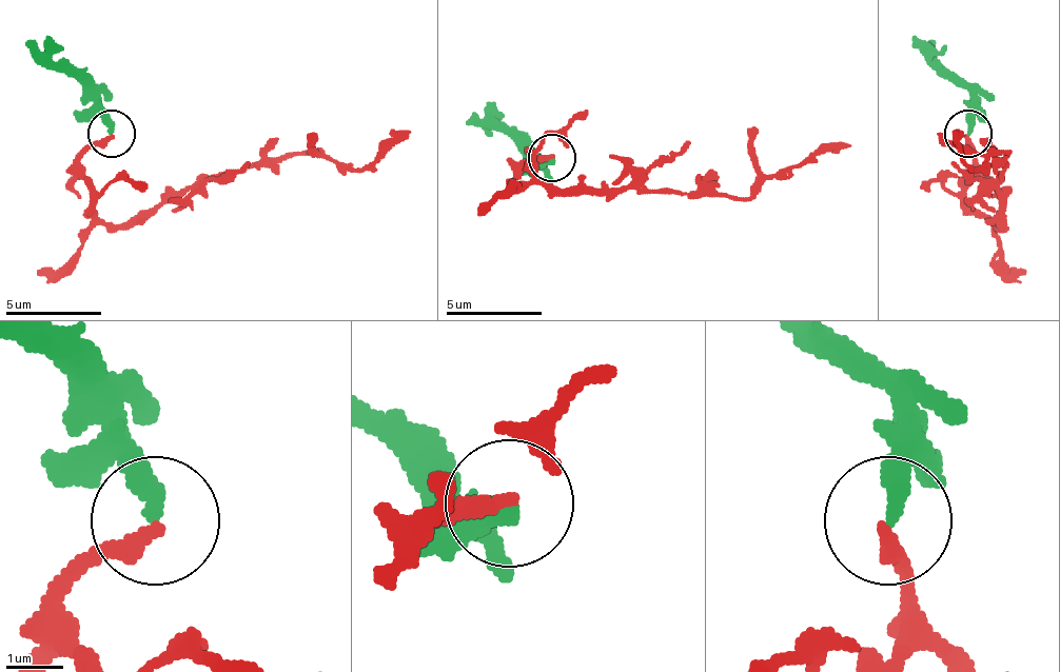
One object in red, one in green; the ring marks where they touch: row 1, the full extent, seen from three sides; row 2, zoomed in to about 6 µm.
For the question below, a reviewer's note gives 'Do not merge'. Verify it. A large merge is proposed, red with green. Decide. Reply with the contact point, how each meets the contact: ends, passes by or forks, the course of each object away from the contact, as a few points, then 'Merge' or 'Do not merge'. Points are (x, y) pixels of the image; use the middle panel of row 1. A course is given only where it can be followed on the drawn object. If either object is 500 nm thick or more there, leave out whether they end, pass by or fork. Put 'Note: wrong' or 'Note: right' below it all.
Place: (551, 157). At the ring red ends. At the ring green ends. Course of red: (550, 156), (522, 165), (531, 156), (531, 171), (550, 184), (580, 190), (747, 199), (851, 146). Course of green: (550, 156), (531, 161), (503, 133), (465, 122). Do not merge
Note: right

